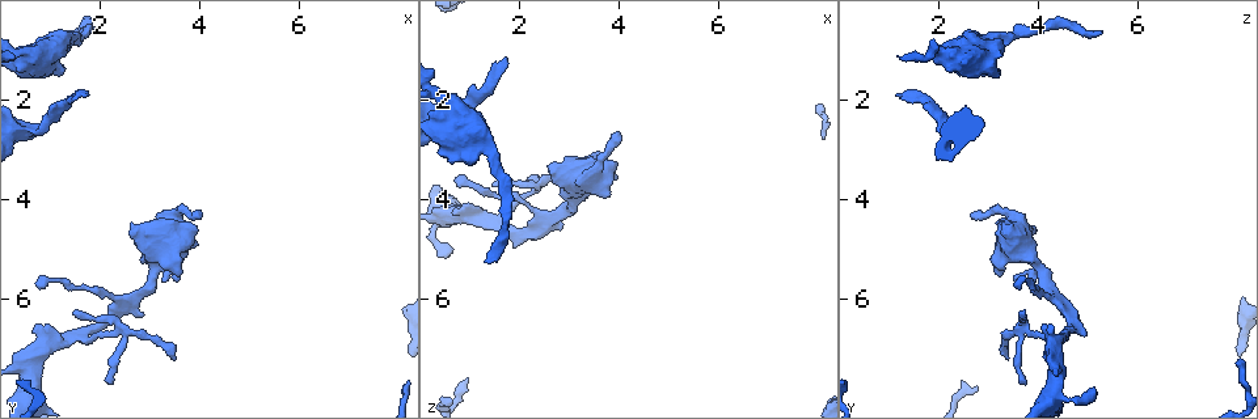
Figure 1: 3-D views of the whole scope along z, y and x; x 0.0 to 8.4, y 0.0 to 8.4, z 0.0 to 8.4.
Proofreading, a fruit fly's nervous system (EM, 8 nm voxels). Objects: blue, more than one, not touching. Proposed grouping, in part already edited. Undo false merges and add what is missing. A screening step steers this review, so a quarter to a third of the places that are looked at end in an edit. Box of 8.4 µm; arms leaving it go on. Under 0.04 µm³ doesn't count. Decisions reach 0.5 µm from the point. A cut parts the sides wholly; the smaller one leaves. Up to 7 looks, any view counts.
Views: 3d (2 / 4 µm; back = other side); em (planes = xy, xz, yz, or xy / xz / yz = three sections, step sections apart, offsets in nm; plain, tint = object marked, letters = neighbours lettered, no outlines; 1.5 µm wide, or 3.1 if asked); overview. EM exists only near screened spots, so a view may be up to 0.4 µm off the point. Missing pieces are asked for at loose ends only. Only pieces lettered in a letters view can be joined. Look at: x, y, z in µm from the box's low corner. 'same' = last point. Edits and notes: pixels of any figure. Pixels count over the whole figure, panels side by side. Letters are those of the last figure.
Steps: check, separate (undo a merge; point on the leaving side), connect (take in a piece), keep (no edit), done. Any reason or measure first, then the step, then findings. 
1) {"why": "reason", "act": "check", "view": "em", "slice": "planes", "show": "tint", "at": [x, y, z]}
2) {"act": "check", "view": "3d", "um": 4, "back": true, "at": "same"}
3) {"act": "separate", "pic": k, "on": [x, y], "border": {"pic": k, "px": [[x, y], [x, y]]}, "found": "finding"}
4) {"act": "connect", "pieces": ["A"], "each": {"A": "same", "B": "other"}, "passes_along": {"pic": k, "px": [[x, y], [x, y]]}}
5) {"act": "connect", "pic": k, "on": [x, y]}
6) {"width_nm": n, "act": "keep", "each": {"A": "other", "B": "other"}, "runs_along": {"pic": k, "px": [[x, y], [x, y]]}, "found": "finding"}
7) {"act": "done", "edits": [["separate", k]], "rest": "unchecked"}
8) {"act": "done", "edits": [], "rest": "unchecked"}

{"why": "branch stops here", "act": "check", "view": "3d", "um": 2, "back": true, "at": [1.30, 0.70, 5.25]}

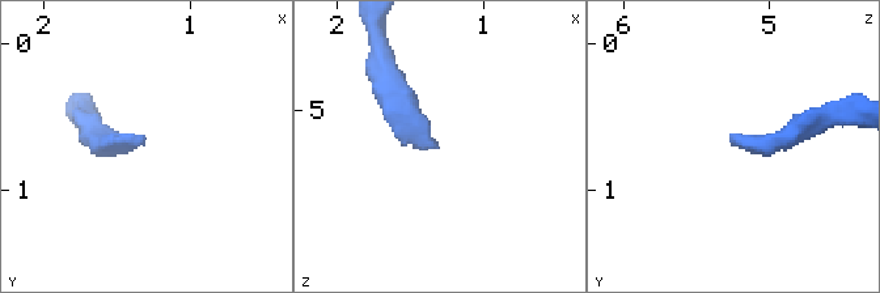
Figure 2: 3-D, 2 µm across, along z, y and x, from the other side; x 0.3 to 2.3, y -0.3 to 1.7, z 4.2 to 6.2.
{"act": "check", "view": "em", "um": 3.1, "slice": "xy", "step": 8, "show": "letters", "at": [1.32, 0.66, 5.26]}

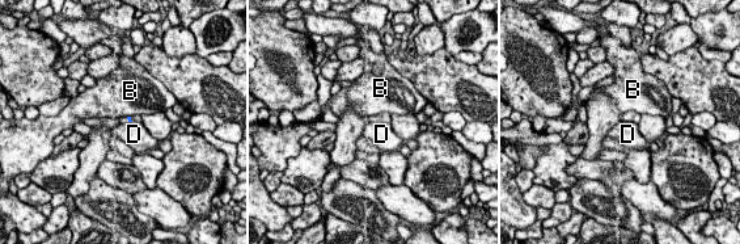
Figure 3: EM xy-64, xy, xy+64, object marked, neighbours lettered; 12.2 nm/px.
{"act": "check", "view": "em", "um": 3.1, "slice": "planes", "show": "letters", "at": "same"}

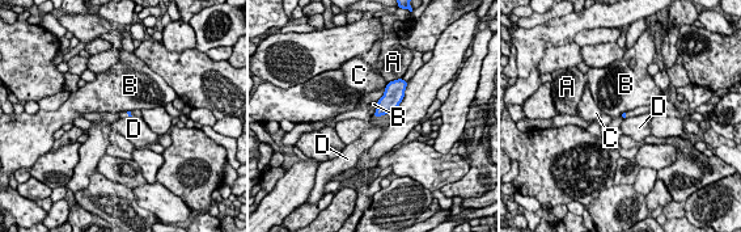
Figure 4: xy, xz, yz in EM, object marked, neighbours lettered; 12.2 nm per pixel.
{"act": "keep", "each": {"A": "other", "B": "other", "C": "other", "D": "other"}, "border": {"pic": 4, "px": [[390, 114], [379, 117]]}, "found": "none of them fits"}

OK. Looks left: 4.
{"why": "thin end", "act": "check", "view": "em", "slice": "xz", "step": 4, "show": "tint", "at": [1.75, 1.90, 1.25]}

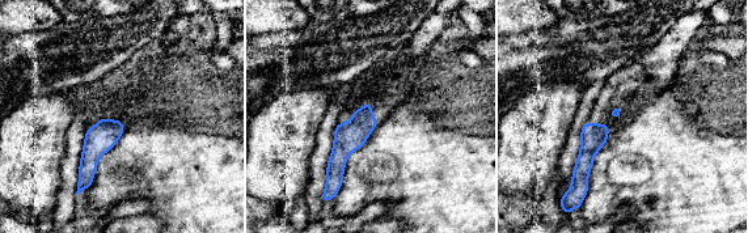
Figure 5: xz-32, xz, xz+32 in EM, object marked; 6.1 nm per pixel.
{"act": "check", "view": "em", "slice": "planes", "show": "letters", "at": "same"}

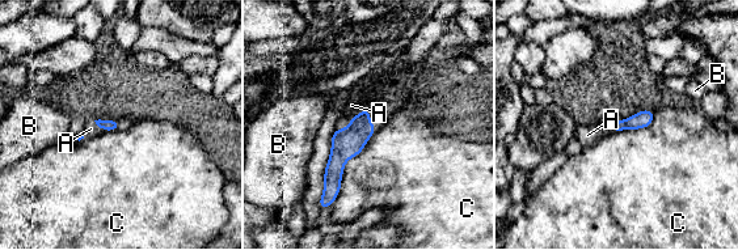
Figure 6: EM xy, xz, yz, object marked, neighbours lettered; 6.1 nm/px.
{"act": "connect", "pieces": ["A"], "each": {"A": "same", "B": "other", "C": "other"}, "found": "it goes on there"}

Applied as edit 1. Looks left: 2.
{"act": "done", "edits": [["connect", 6]], "rest": "unchecked"}

